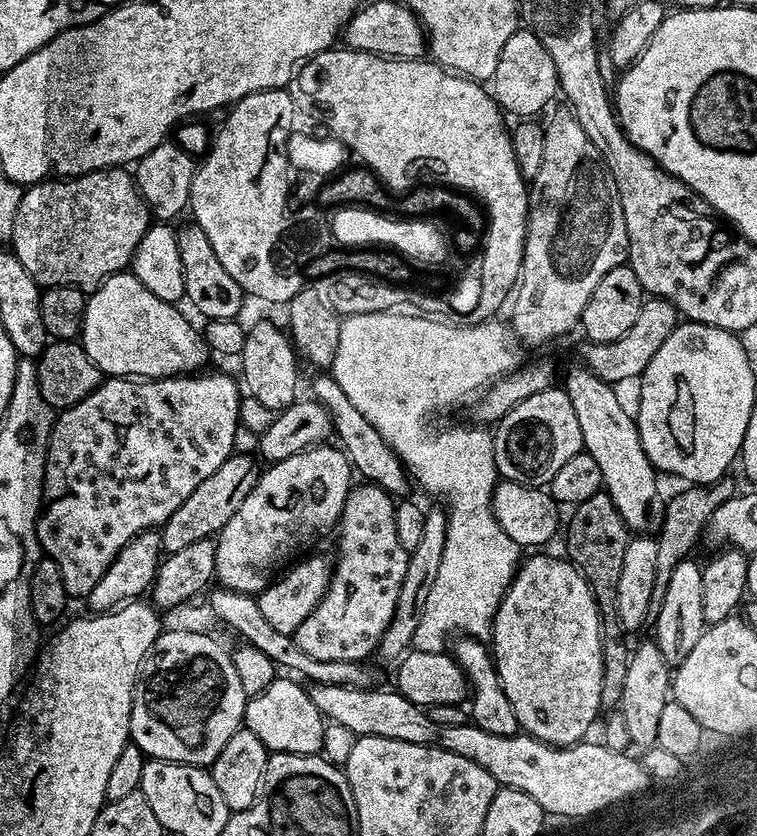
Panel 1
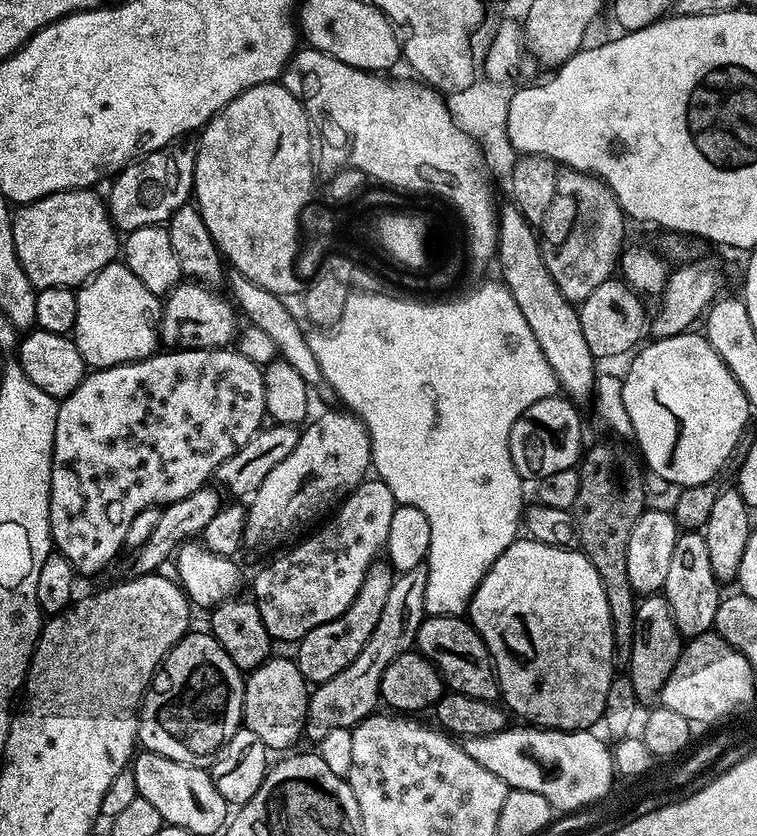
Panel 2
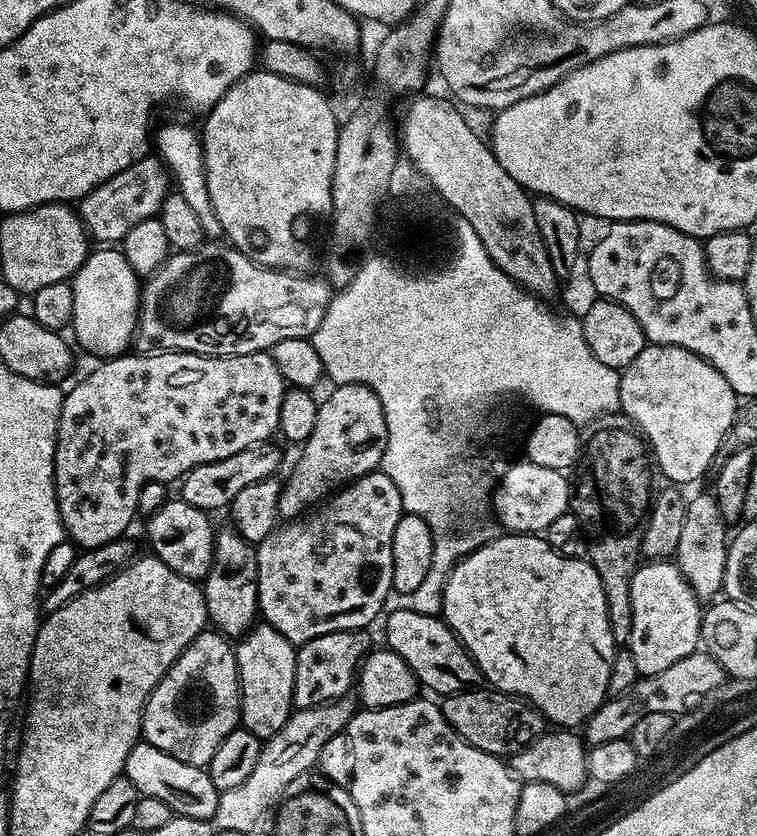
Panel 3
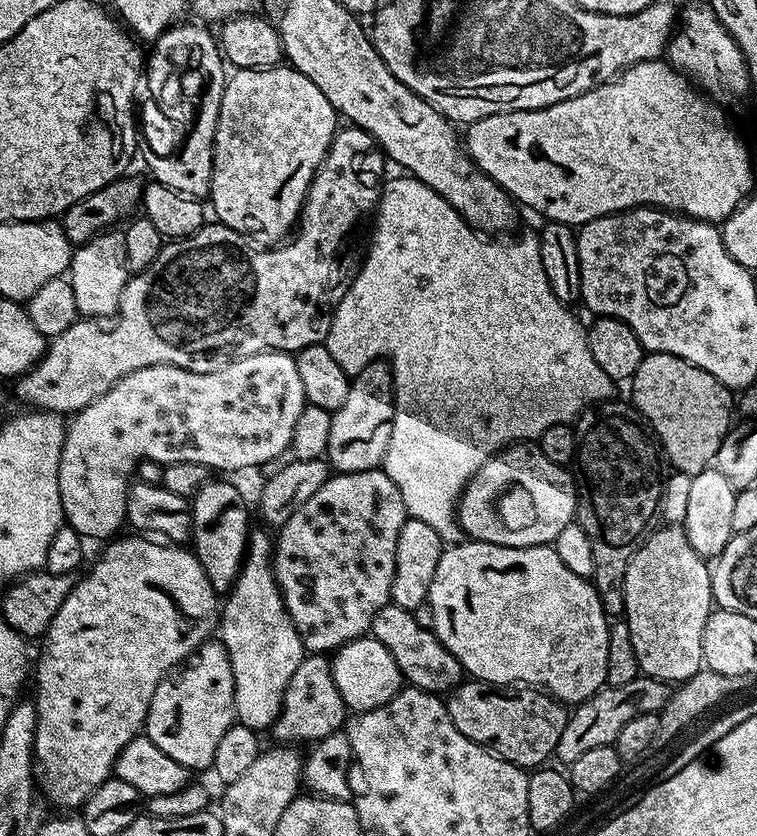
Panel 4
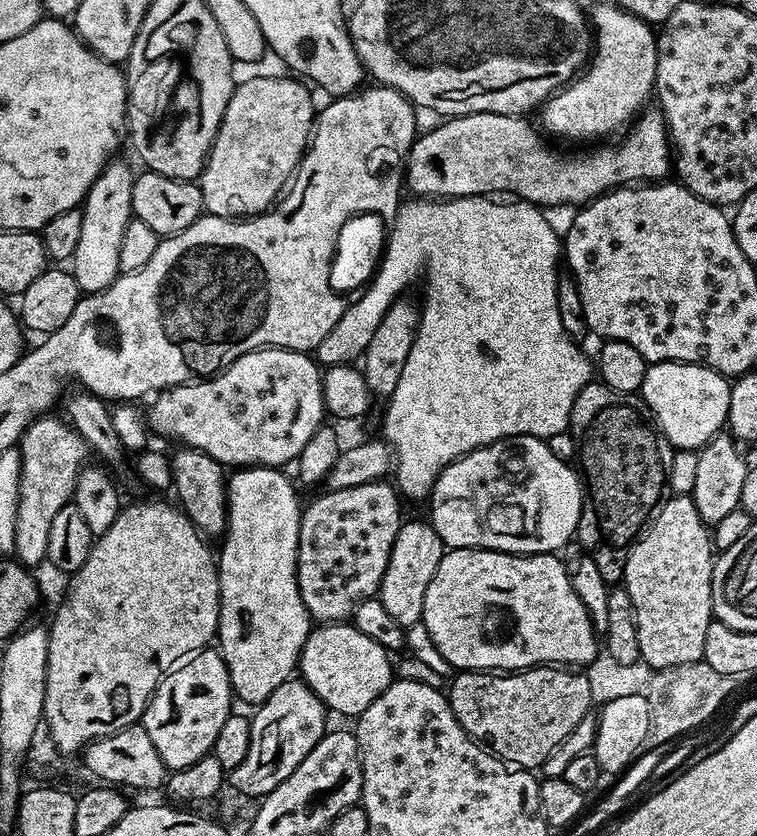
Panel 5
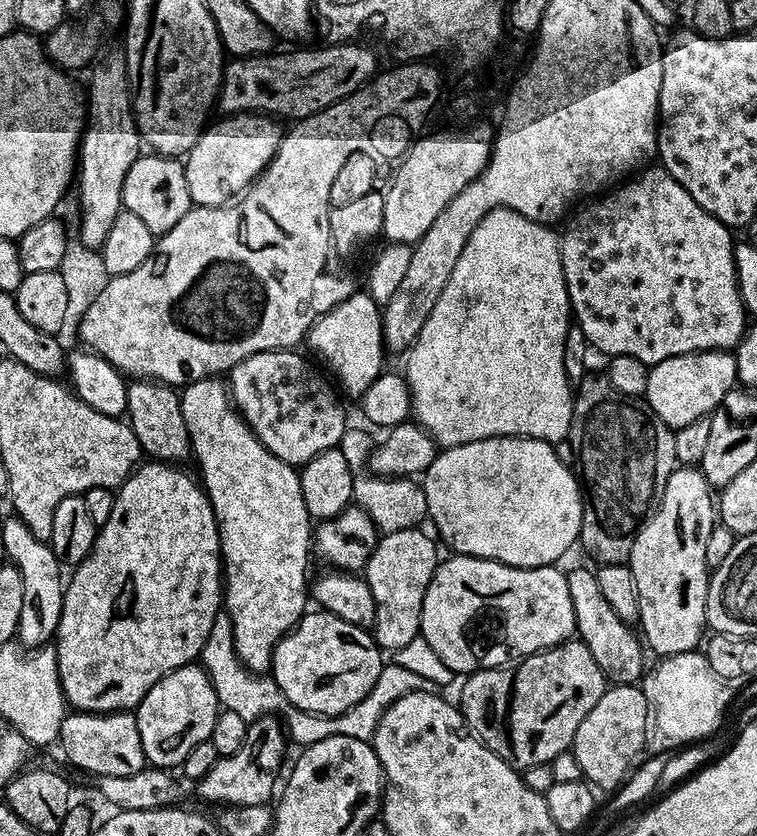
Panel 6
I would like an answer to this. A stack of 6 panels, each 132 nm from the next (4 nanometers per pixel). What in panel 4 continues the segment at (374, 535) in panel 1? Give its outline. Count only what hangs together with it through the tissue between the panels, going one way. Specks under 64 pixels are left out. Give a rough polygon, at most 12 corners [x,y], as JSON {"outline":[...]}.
{"outline":[[305,655],[270,729],[281,745],[325,740],[345,720],[331,659]]}

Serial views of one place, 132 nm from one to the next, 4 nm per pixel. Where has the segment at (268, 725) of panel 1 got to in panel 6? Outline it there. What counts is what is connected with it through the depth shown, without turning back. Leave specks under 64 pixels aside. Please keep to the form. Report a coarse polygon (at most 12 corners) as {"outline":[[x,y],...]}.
{"outline":[[223,379],[183,385],[236,653],[271,669],[310,604],[300,473]]}

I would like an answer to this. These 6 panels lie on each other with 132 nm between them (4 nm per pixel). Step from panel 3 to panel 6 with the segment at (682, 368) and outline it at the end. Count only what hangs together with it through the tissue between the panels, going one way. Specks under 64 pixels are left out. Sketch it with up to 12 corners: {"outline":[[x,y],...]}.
{"outline":[[731,351],[691,352],[648,369],[648,405],[675,430],[737,387]]}

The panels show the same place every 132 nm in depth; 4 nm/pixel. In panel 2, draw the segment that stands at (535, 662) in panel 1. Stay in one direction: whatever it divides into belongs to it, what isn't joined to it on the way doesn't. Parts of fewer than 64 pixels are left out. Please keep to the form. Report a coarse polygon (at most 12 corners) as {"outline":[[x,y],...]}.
{"outline":[[517,538],[466,616],[503,703],[601,723],[610,606],[572,548]]}

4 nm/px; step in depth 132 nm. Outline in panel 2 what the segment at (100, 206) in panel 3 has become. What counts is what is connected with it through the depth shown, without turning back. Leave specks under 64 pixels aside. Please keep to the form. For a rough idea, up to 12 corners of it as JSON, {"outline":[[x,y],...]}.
{"outline":[[180,143],[111,181],[121,233],[164,224],[189,203],[196,153]]}

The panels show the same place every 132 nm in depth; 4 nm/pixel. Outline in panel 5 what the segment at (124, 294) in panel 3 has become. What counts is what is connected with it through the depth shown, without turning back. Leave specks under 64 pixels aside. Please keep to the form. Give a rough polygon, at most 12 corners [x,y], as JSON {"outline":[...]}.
{"outline":[[113,158],[82,205],[70,271],[81,293],[121,275],[137,173]]}

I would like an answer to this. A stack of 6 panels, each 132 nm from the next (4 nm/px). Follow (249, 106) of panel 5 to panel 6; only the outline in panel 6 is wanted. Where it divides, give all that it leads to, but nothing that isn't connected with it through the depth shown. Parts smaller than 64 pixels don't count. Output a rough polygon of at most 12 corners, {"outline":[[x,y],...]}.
{"outline":[[267,114],[225,115],[184,160],[190,198],[223,205],[274,158]]}

